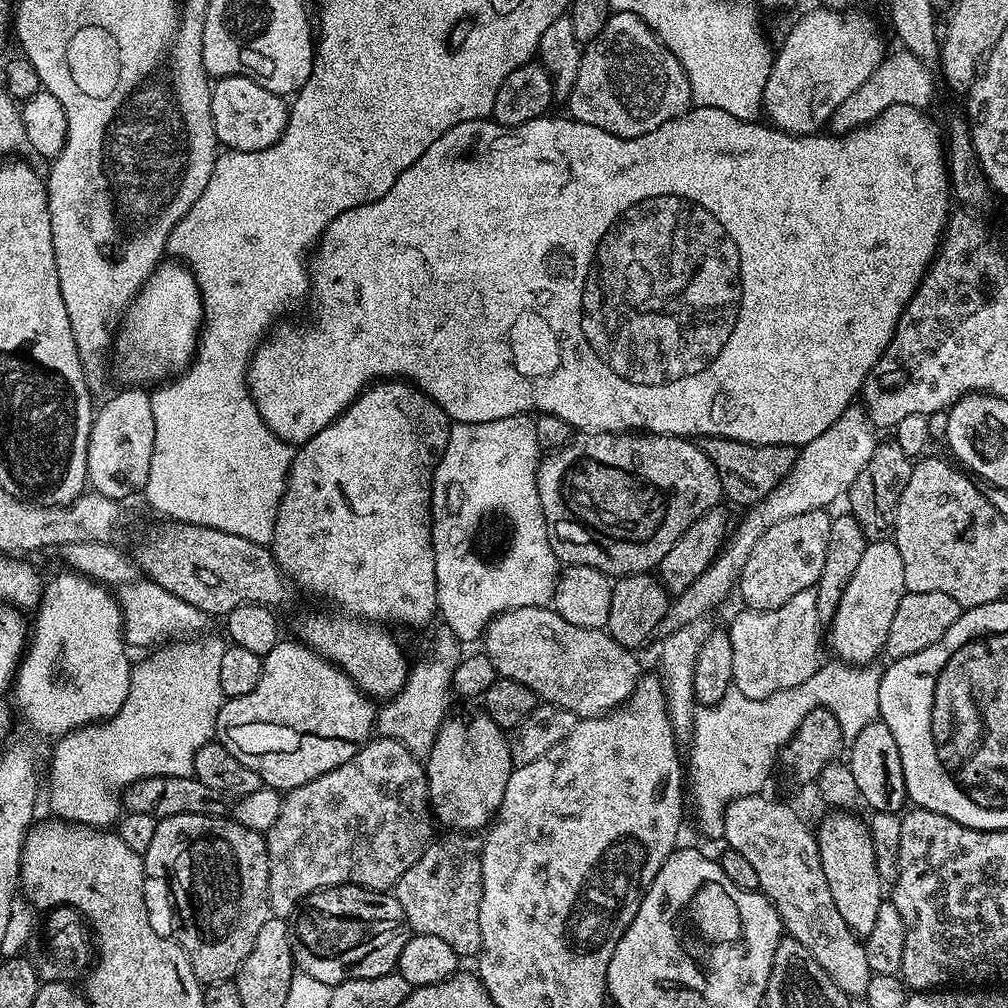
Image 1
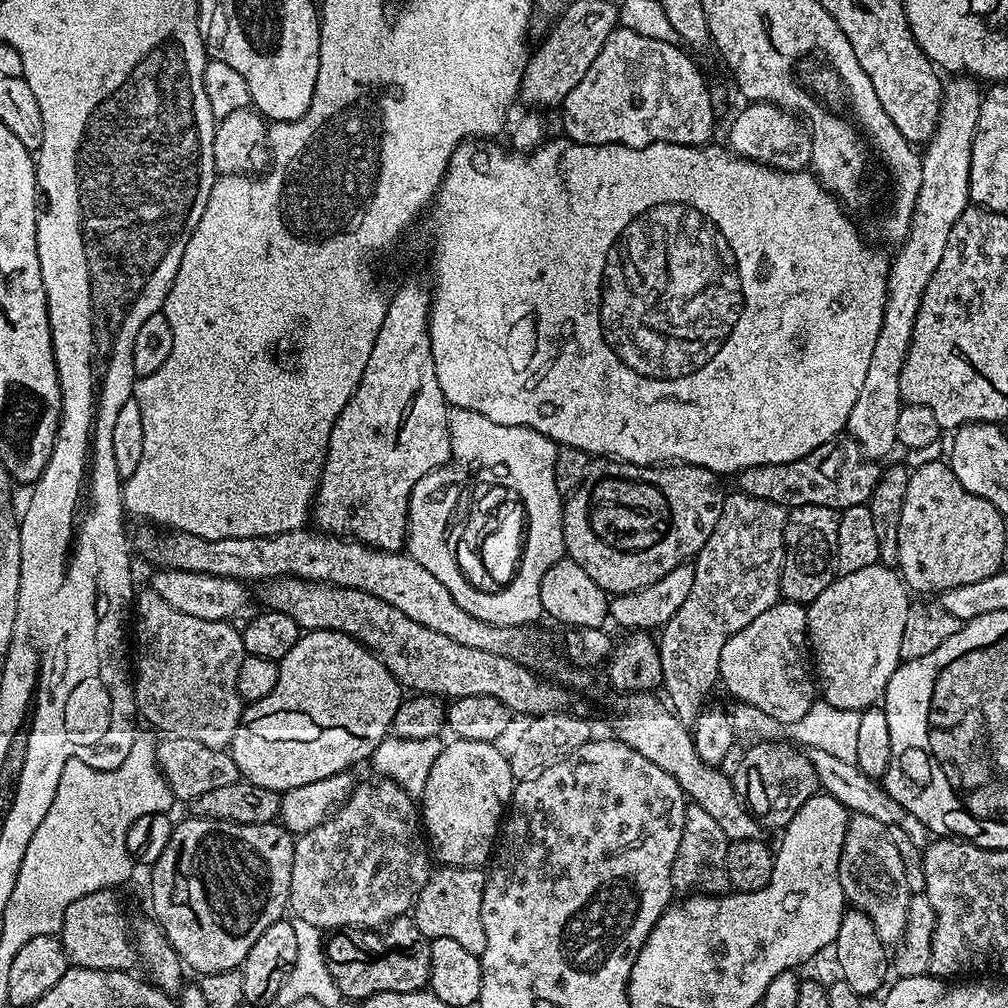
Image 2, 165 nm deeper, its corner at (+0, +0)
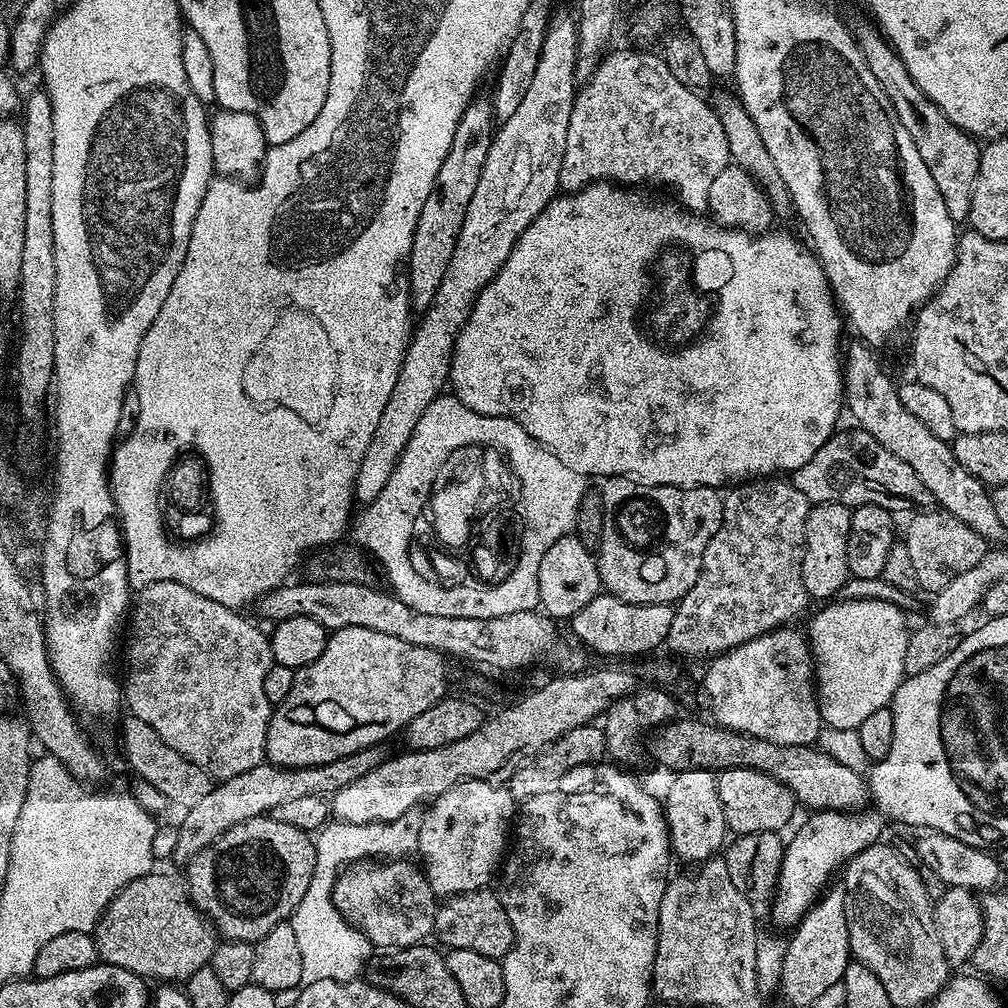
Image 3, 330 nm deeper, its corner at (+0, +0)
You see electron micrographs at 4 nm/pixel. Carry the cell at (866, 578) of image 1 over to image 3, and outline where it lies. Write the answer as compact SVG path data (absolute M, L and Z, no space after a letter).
M879 599L836 600L823 605L808 629L809 647L812 649L814 682L821 721L829 728L857 729L875 710L887 707L905 679L905 656L909 625L906 626L903 609Z

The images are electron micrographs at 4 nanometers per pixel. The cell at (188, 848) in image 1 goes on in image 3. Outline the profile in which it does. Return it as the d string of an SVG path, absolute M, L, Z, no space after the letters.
M270 814L255 816L223 832L193 860L188 861L188 894L223 939L255 942L291 917L298 902L302 902L302 894L306 894L306 886L310 886L315 861L316 846L309 833L298 826L286 826L286 822L278 822Z

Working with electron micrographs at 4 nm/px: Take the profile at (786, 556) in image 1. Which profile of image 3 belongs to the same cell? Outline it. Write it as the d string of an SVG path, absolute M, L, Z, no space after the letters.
M812 504L806 518L806 546L802 558L802 582L813 601L828 602L839 597L849 580L846 562L846 544L850 542L850 518L852 509L846 504Z

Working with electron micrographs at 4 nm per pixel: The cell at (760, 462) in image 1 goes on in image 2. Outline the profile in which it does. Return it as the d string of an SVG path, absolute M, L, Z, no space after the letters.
M841 434L831 444L818 446L794 462L750 466L739 473L739 491L754 498L766 498L766 502L780 504L785 510L798 506L826 506L843 510L850 506L867 504L878 486L882 468L875 460L869 460L852 436Z

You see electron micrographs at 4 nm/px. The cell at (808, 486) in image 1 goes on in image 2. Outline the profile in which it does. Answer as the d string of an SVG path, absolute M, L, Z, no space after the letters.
M956 74L949 80L952 81L947 81L944 84L944 96L940 100L940 113L938 114L936 129L922 148L922 155L920 156L922 186L918 186L918 198L914 206L908 237L899 245L898 251L900 253L897 254L896 260L894 256L890 264L888 301L886 302L886 310L882 314L882 330L878 330L878 338L870 357L870 367L866 370L866 379L863 382L861 392L858 393L858 402L854 402L854 410L850 410L850 418L846 429L847 435L855 438L858 446L864 451L864 455L869 460L877 462L883 461L883 456L890 455L892 448L897 447L898 414L902 407L900 375L902 374L902 366L906 360L908 347L912 341L912 330L922 294L926 292L926 286L930 284L930 278L934 276L934 270L938 268L938 262L942 262L942 254L946 254L946 246L950 238L950 230L954 230L954 222L958 222L961 214L970 207L968 198L970 194L970 154L972 153L972 143L978 126L982 88L973 77L967 74Z

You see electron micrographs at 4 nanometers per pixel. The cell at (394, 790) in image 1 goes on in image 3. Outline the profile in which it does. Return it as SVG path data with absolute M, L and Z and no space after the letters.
M365 858L347 865L336 877L332 888L332 901L349 922L366 933L368 941L377 949L409 948L425 943L433 935L438 898L424 876L423 867L416 865L415 868L412 862L408 858Z

